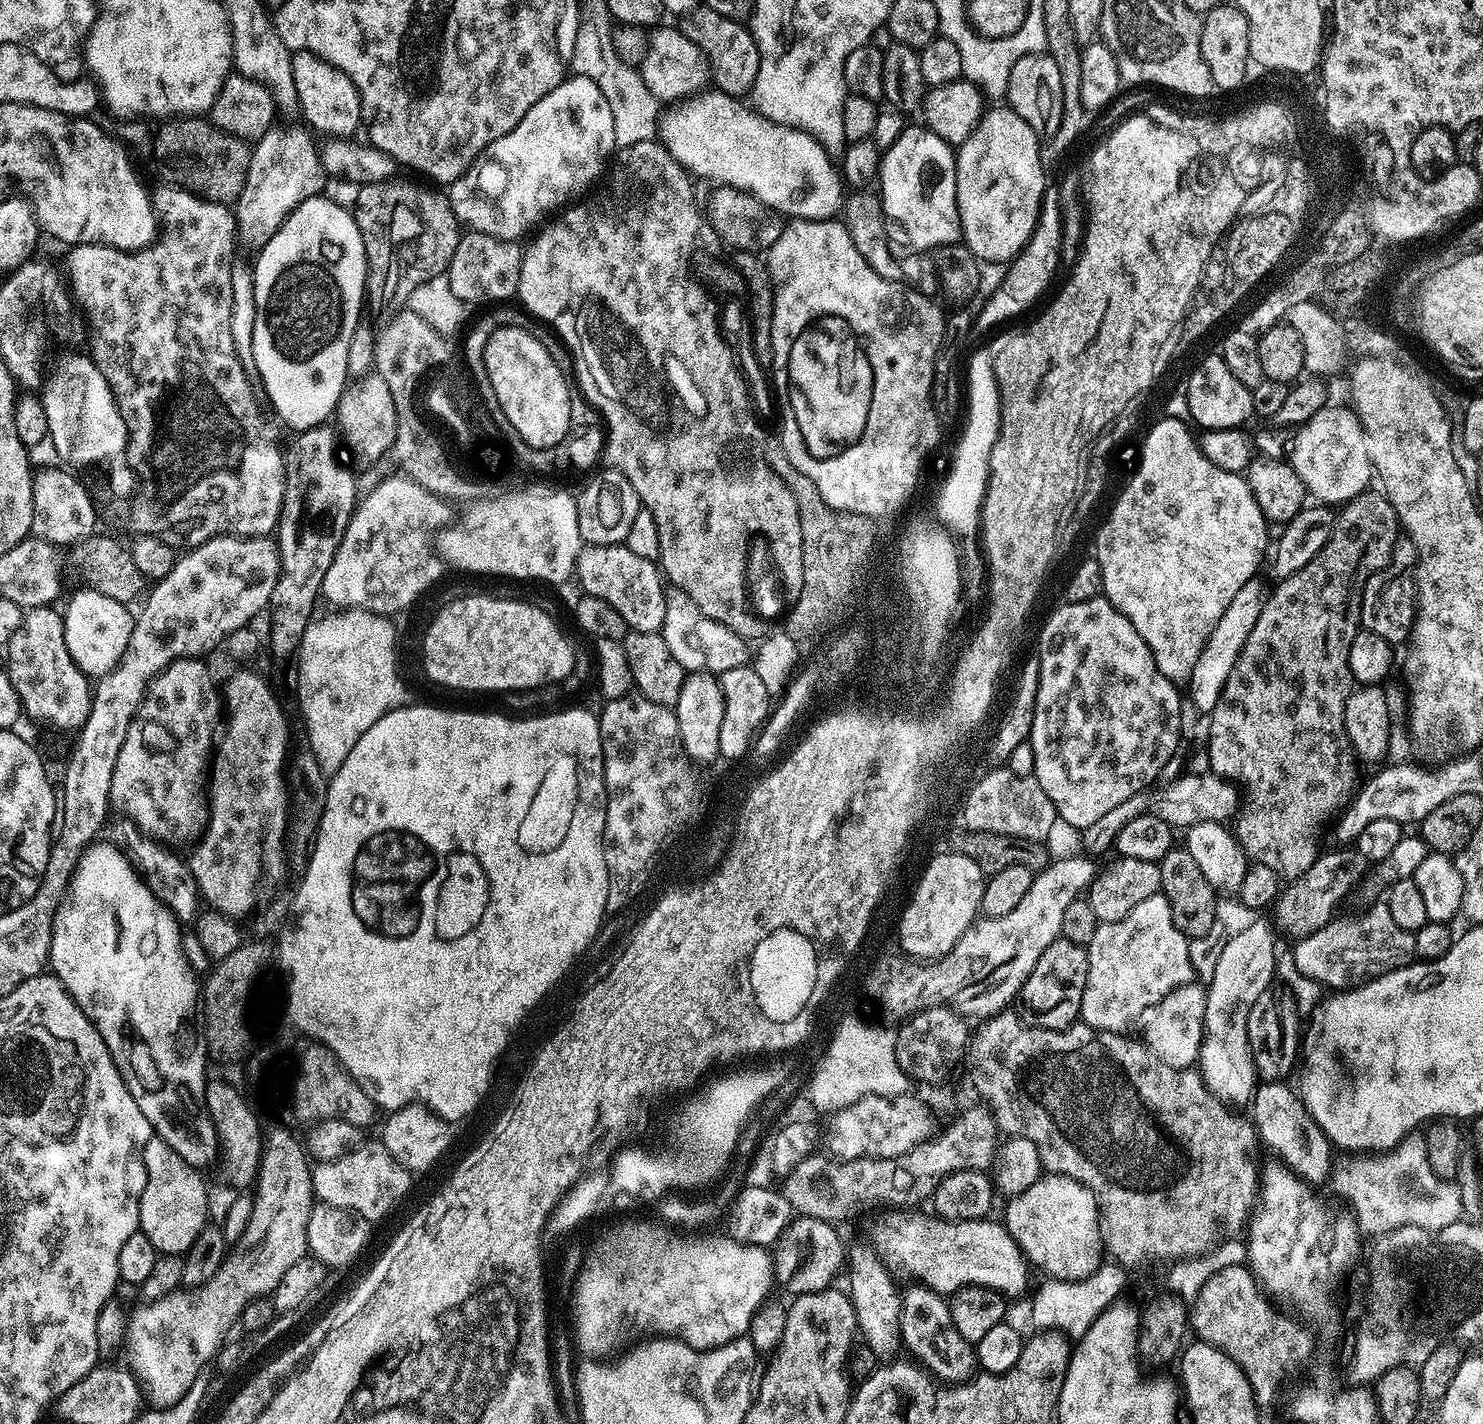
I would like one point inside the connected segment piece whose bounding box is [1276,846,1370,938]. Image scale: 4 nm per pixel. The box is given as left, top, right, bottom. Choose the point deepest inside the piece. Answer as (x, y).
(1310, 902)

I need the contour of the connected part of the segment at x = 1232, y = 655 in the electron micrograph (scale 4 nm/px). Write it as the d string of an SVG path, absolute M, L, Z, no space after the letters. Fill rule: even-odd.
M1259 579L1248 580L1238 594L1234 594L1234 602L1226 606L1222 618L1218 618L1218 626L1210 630L1210 638L1206 642L1202 654L1198 654L1198 662L1194 662L1192 675L1186 681L1188 692L1192 695L1192 704L1198 711L1211 714L1222 690L1226 686L1226 678L1230 678L1230 670L1239 658L1246 638L1250 638L1250 630L1254 630L1254 622L1258 622L1258 614L1262 614L1262 606L1266 599L1266 588L1259 584Z

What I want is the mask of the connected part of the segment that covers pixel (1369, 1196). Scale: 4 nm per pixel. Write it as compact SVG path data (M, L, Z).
M1413 1134L1408 1136L1407 1139L1403 1141L1400 1145L1397 1145L1395 1148L1391 1149L1387 1154L1374 1154L1369 1158L1352 1158L1348 1165L1344 1168L1344 1173L1340 1177L1337 1175L1335 1177L1337 1188L1343 1193L1343 1199L1347 1200L1356 1200L1356 1204L1360 1204L1360 1212L1364 1212L1364 1216L1372 1216L1372 1220L1376 1220L1376 1228L1380 1228L1380 1224L1395 1224L1397 1228L1405 1228L1406 1226L1414 1226L1415 1228L1424 1228L1427 1232L1437 1232L1442 1230L1446 1226L1451 1224L1461 1223L1462 1217L1460 1216L1463 1212L1466 1212L1466 1204L1464 1208L1464 1196L1460 1193L1460 1188L1453 1182L1451 1179L1440 1176L1435 1170L1430 1166L1428 1161L1428 1143L1425 1142L1423 1135Z

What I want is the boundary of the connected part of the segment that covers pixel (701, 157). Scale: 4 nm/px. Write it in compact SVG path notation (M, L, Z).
M706 90L669 108L662 116L662 143L686 172L713 180L716 186L741 188L785 218L831 220L843 209L845 181L837 165L832 165L830 154L809 132L768 120L747 103L719 90Z

